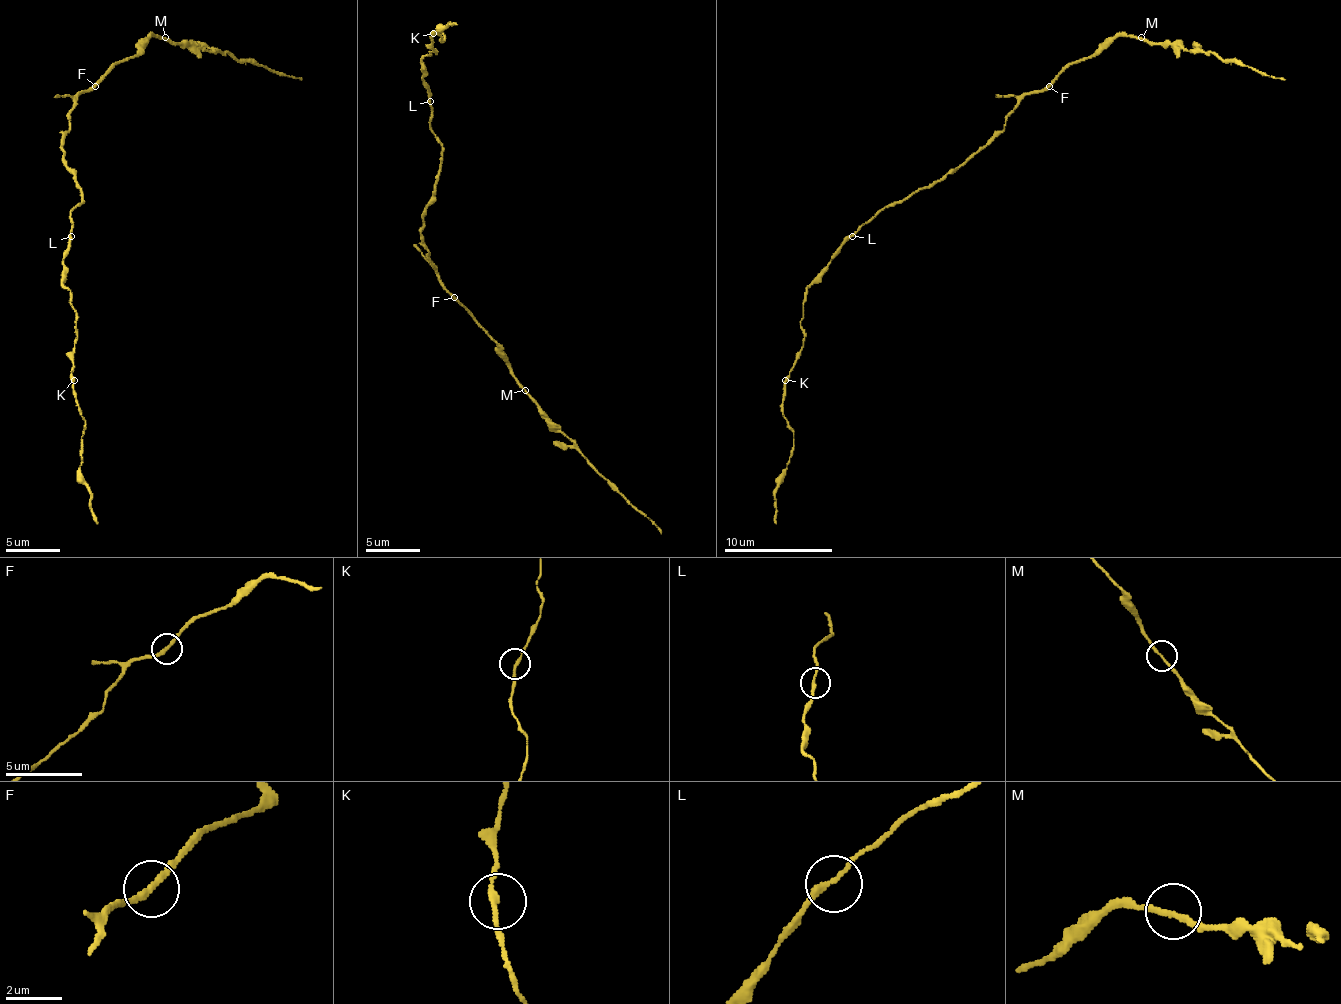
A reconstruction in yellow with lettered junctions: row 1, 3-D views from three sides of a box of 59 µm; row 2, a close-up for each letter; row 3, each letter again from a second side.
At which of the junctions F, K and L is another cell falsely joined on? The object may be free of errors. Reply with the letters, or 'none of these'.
none of these

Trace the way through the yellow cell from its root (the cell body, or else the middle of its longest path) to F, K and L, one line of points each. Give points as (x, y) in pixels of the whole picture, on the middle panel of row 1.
F: (428, 207), (422, 218), (422, 245), (441, 283), (455, 297)
K: (428, 207), (441, 161), (441, 142), (430, 128), (430, 96), (422, 79), (422, 57), (436, 52), (433, 33)
L: (428, 207), (441, 161), (441, 142), (430, 128), (430, 101)

